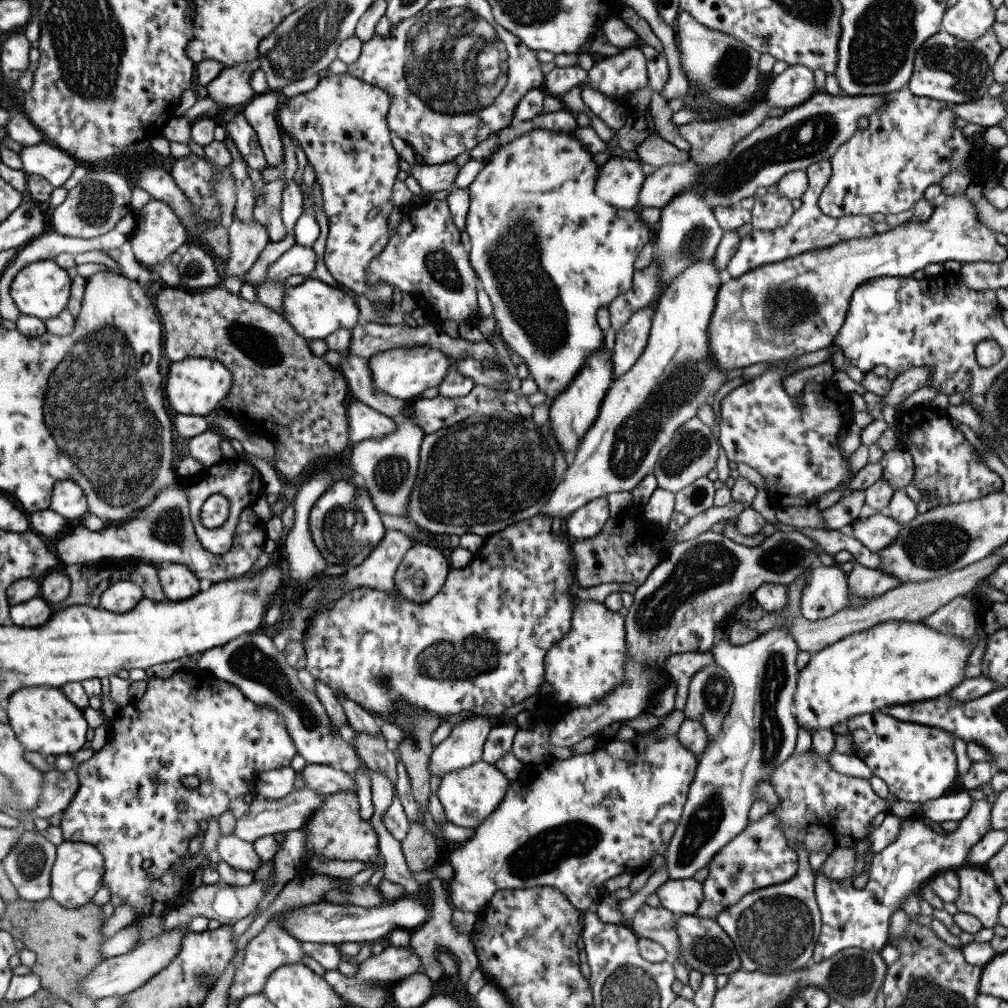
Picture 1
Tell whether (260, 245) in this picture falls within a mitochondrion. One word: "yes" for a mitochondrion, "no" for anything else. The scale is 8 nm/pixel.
no

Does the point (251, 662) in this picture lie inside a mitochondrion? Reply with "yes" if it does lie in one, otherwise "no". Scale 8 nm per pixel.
yes

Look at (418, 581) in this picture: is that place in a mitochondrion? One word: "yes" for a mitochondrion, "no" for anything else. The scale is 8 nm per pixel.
yes

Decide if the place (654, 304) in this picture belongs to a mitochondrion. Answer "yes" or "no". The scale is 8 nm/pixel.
no

